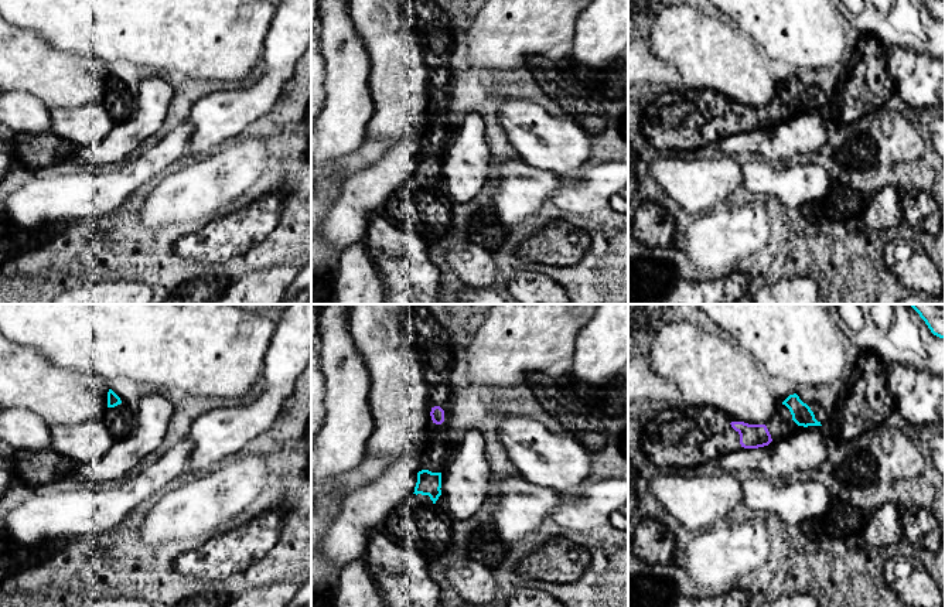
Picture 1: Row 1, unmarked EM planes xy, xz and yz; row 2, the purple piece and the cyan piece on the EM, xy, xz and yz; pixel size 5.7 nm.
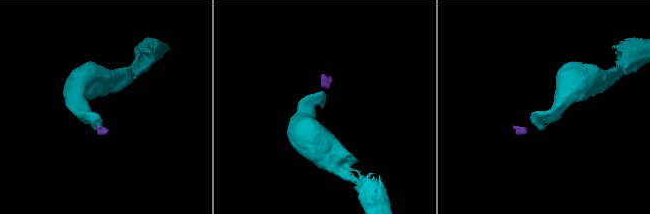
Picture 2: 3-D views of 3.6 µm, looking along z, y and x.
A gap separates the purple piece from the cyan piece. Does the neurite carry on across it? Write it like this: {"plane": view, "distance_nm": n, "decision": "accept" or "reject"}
{"plane": "yz", "distance_nm": 150, "decision": "accept"}

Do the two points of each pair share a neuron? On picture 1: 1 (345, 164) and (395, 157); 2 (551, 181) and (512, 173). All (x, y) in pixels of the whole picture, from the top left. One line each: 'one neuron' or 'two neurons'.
1: two neurons
2: one neuron

